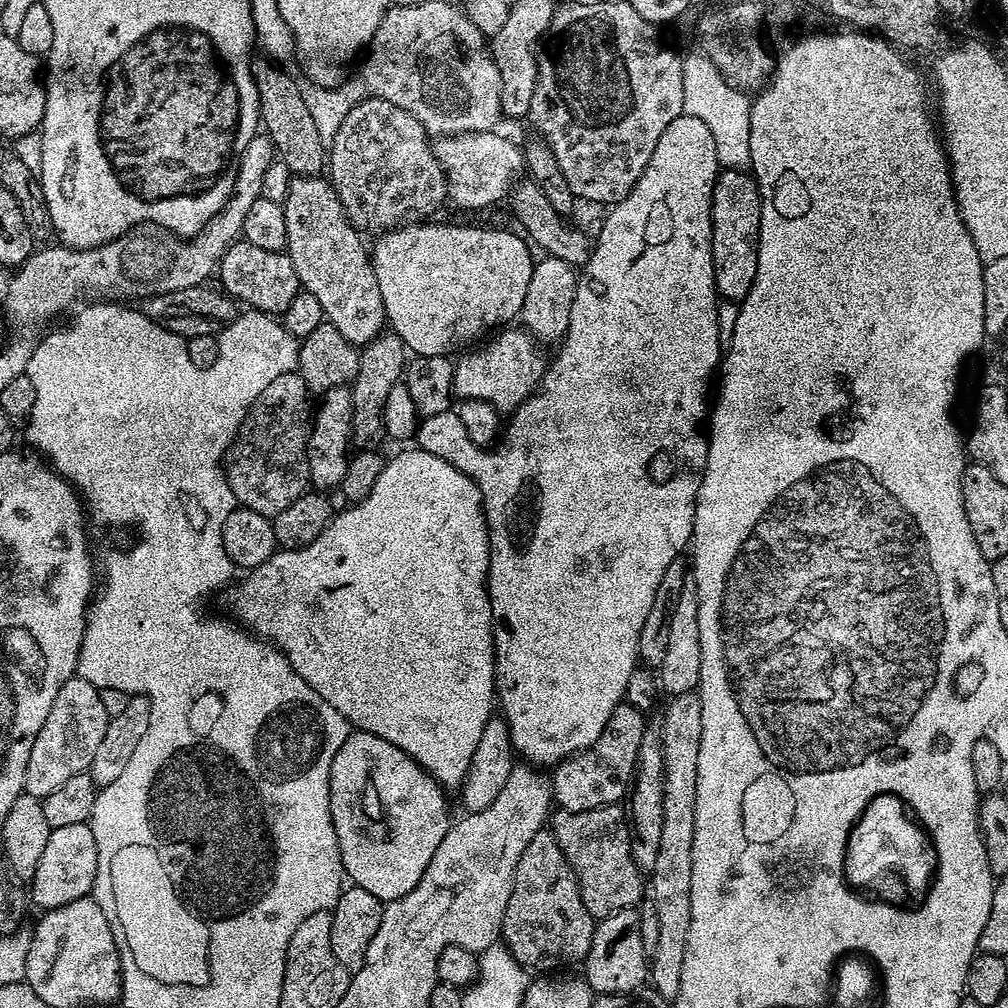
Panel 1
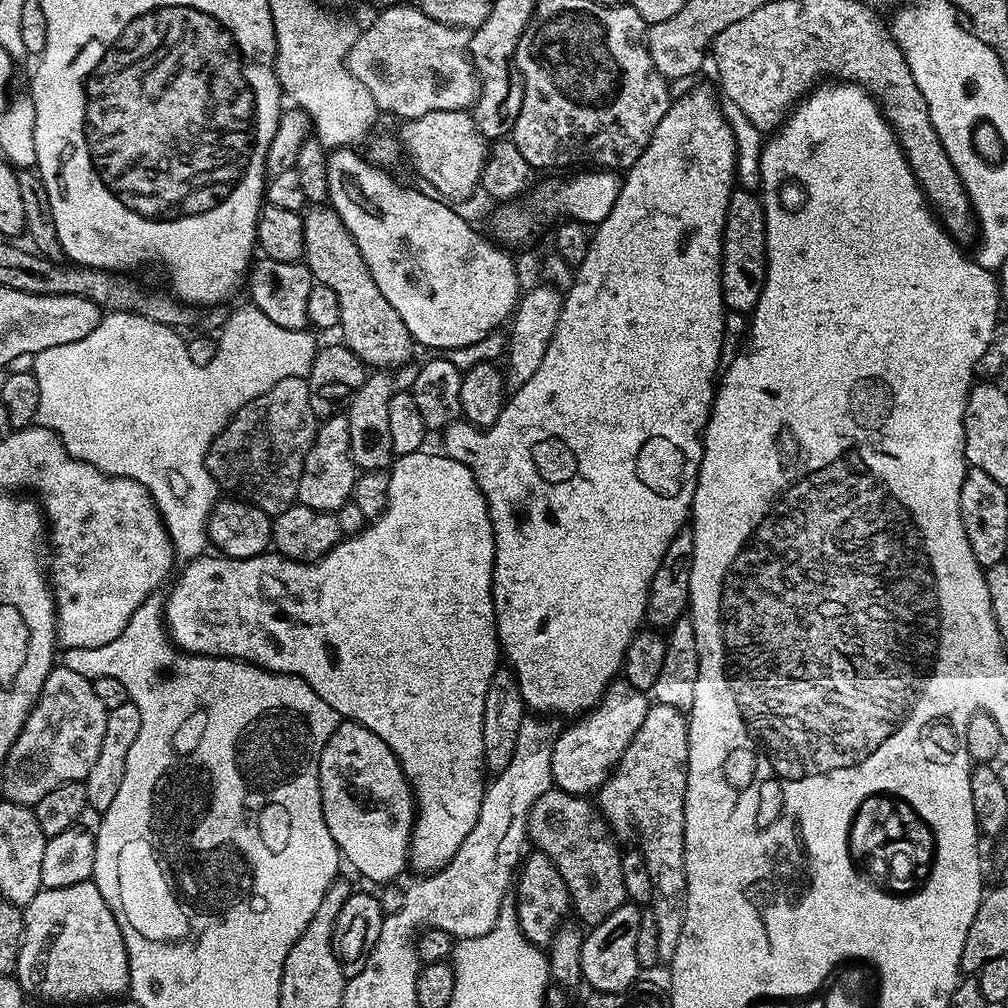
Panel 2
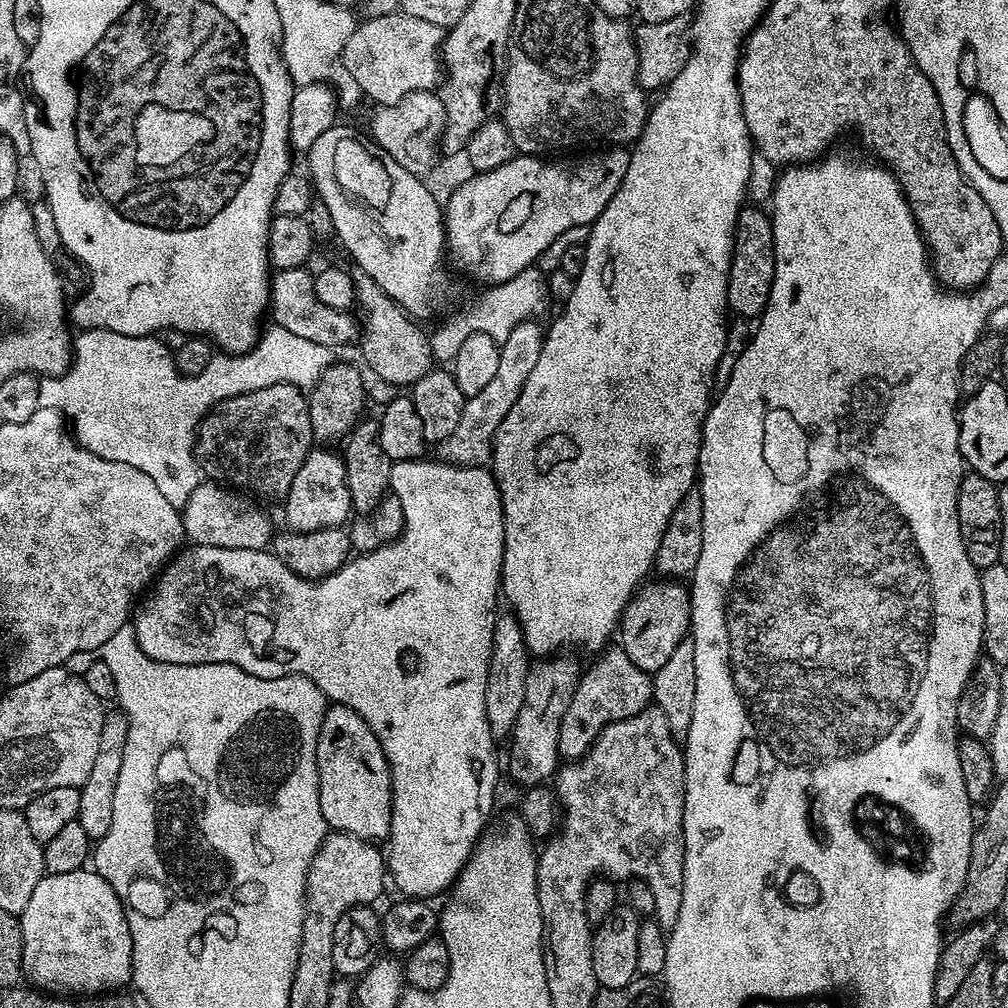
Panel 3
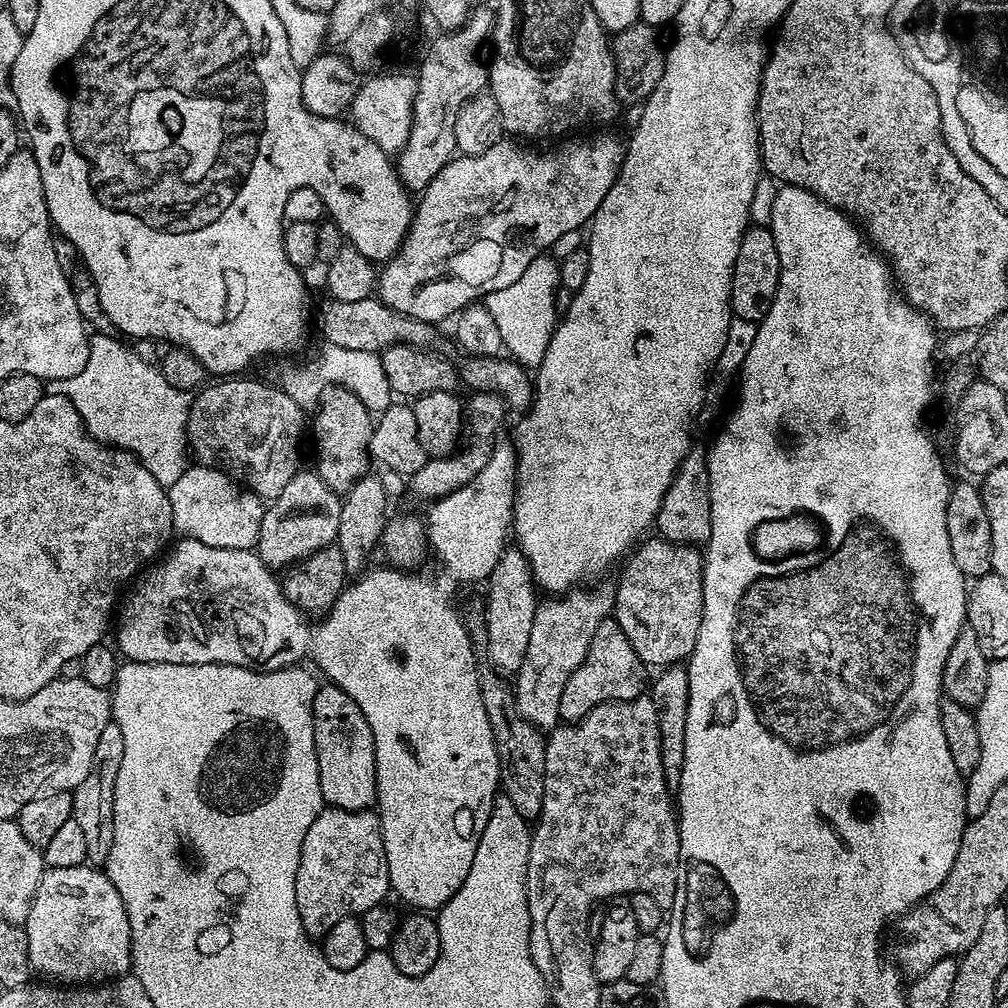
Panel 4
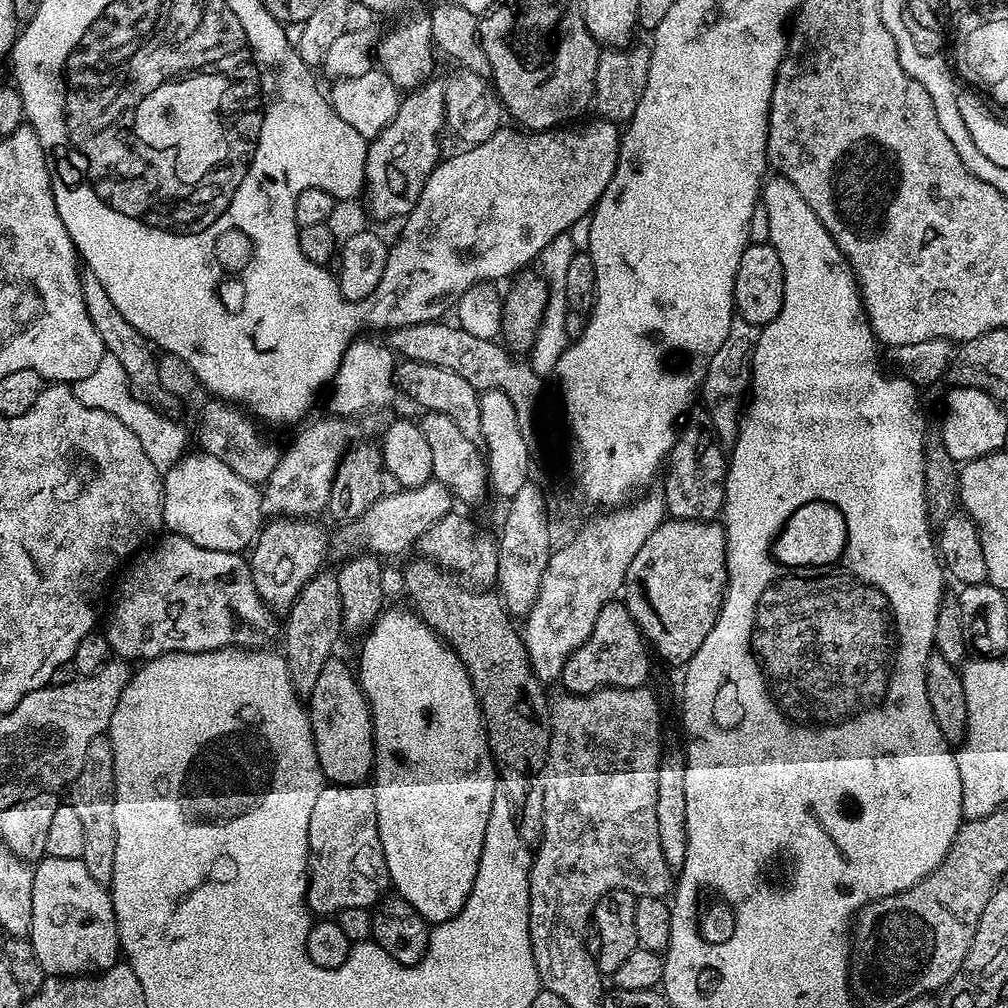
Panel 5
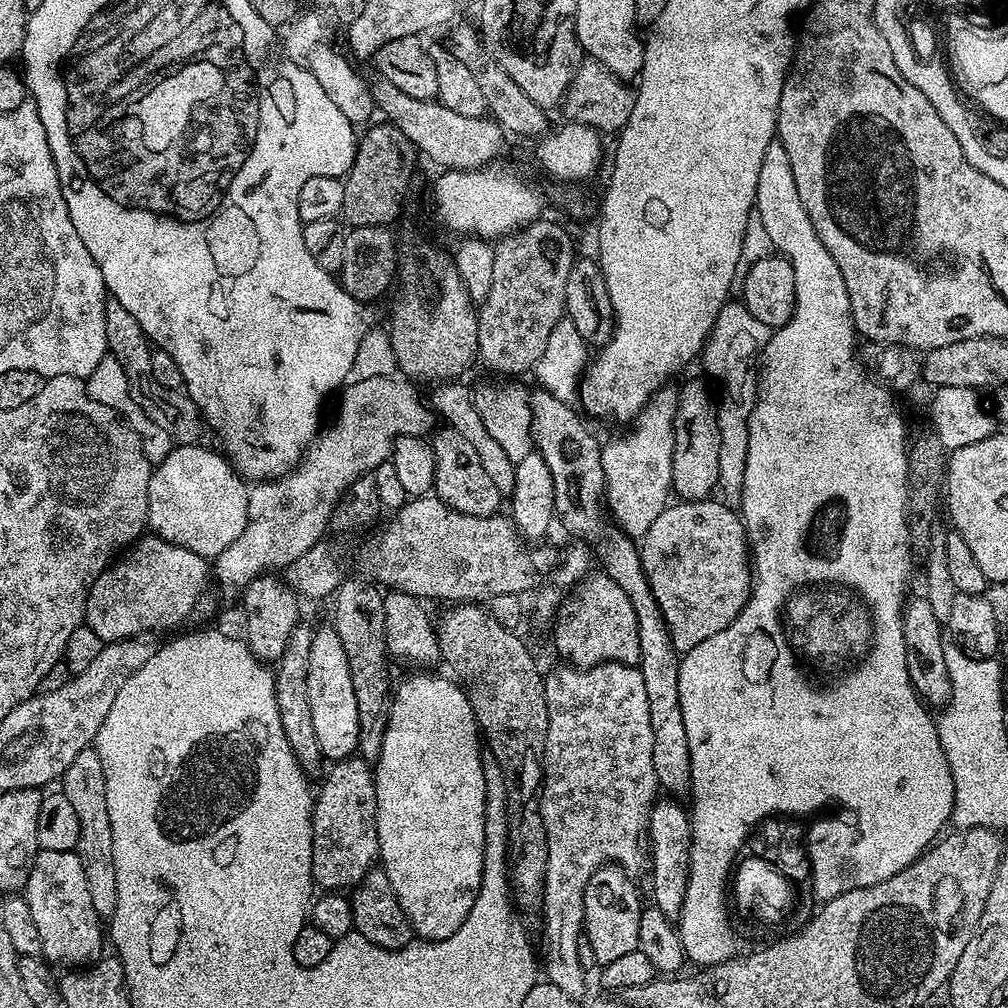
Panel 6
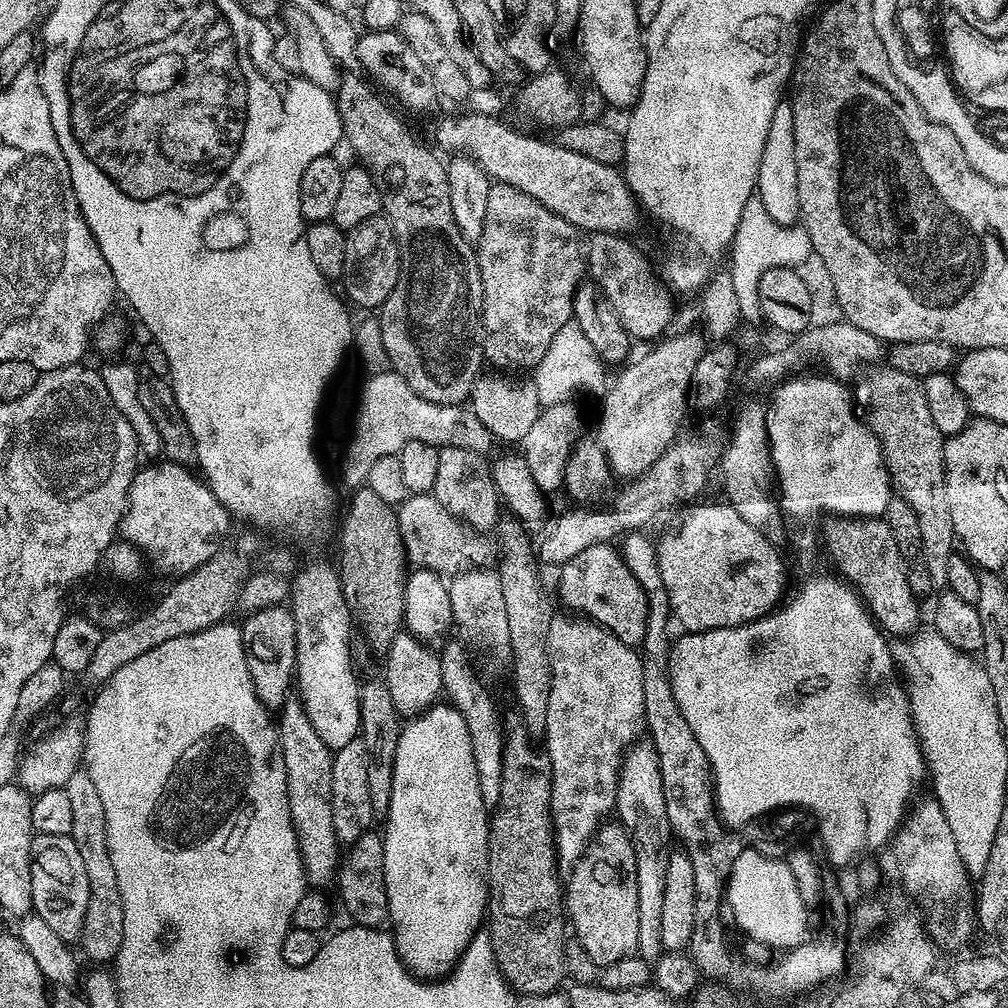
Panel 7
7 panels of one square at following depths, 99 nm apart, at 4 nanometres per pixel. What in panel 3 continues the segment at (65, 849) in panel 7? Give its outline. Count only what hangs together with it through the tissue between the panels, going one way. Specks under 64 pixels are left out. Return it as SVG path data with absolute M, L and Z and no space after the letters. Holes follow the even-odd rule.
M83 867L78 870L70 870L70 874L45 874L38 882L36 892L30 894L30 902L26 902L26 910L22 913L20 929L24 939L22 966L27 983L45 994L55 994L61 998L92 998L97 994L112 994L117 990L127 989L132 984L132 935L124 913L124 904L110 886L110 882L106 882L106 878L102 878L95 870Z

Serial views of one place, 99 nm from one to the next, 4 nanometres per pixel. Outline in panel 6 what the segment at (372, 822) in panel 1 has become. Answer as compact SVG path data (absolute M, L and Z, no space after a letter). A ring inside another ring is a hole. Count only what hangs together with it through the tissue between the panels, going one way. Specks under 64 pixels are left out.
M331 626L325 628L317 627L312 633L312 645L310 646L310 714L314 717L314 734L318 734L318 746L320 747L321 757L325 761L335 762L344 760L348 756L357 755L358 752L358 701L354 699L354 682L350 678L350 662L346 662L346 649L342 647L342 638L338 638L336 629Z

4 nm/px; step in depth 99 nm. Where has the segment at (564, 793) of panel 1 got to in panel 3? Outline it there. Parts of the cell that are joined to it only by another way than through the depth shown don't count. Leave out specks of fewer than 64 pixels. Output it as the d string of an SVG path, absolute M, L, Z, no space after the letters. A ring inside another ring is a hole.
M605 647L593 660L596 661L589 668L583 669L574 698L570 698L570 707L562 717L562 730L558 730L558 750L568 762L586 755L610 722L630 718L652 704L652 676L638 670L623 648Z

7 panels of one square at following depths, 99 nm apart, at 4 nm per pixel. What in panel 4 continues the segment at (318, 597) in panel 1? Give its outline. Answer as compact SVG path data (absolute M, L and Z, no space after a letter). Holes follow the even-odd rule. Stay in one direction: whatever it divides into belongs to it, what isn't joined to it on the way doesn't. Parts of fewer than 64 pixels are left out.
M497 439L494 450L490 454L490 462L486 462L486 466L482 466L482 474L470 478L470 482L466 482L466 486L454 490L448 496L440 497L429 507L432 509L429 510L428 516L426 515L428 546L434 560L436 556L437 562L440 563L440 568L434 569L433 572L401 570L391 566L373 567L371 570L365 571L359 578L353 579L345 587L344 593L334 601L332 607L319 617L320 624L308 624L309 617L289 602L277 573L273 569L267 568L255 551L247 548L242 550L215 548L206 546L206 542L180 538L167 549L163 559L152 566L157 566L157 568L149 567L143 574L135 577L134 583L127 589L128 597L126 597L126 592L114 620L117 644L115 647L125 661L137 660L147 664L233 664L243 668L254 668L258 672L273 672L279 668L299 665L309 656L324 671L323 679L325 681L346 690L346 694L350 694L350 698L354 698L358 710L362 710L374 738L375 807L378 809L380 833L386 850L388 883L395 895L397 892L406 903L413 904L416 907L413 909L416 910L432 910L428 908L439 910L446 902L450 902L450 898L454 898L454 894L458 894L462 882L466 882L466 874L470 874L470 866L474 866L474 850L478 850L478 838L482 838L482 830L486 830L486 818L490 818L492 803L496 801L500 788L500 759L494 736L491 733L490 722L487 721L486 707L483 705L482 690L480 689L482 669L480 670L476 665L478 648L468 632L465 617L460 617L460 612L456 609L456 595L459 594L463 584L476 584L479 580L480 583L487 581L488 577L492 575L494 566L499 562L500 555L504 553L506 547L504 539L507 536L509 539L510 536L512 511L516 501L516 449L511 439L504 439Z

